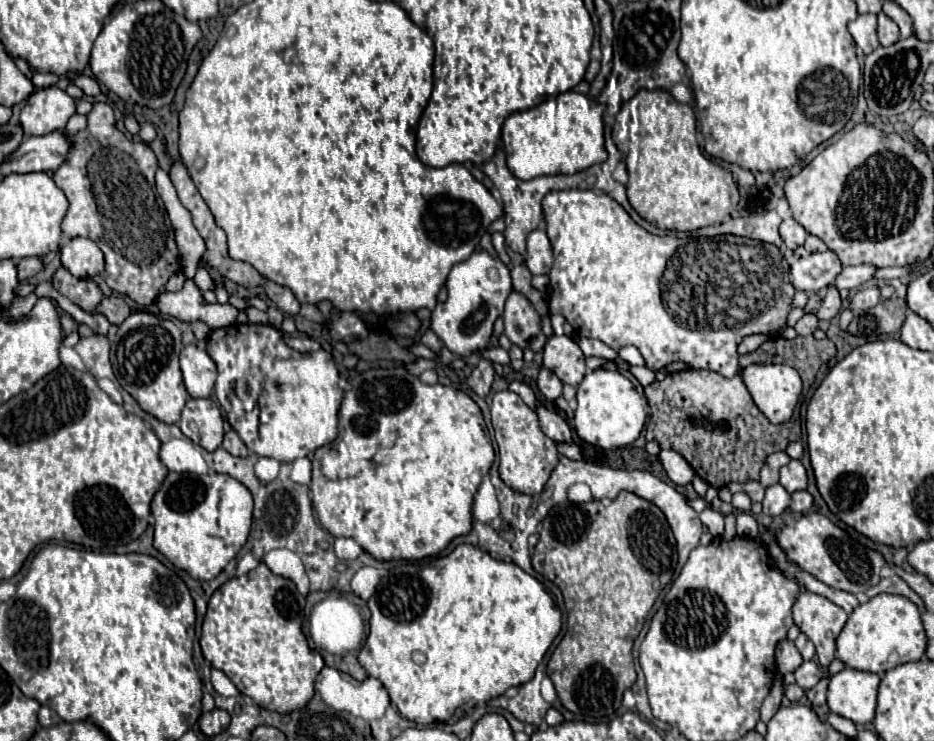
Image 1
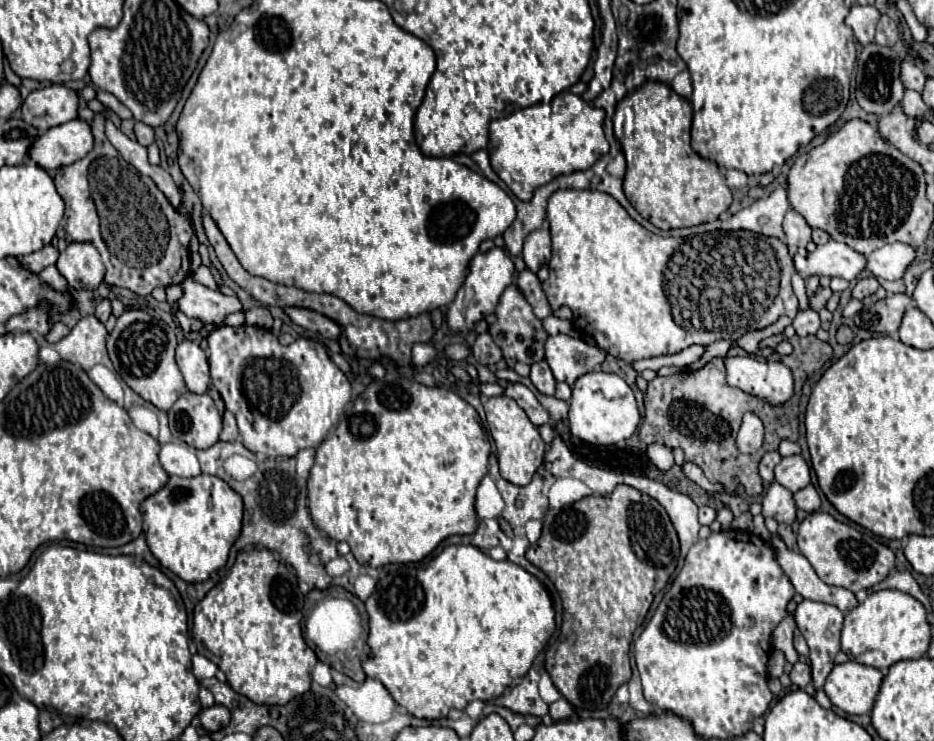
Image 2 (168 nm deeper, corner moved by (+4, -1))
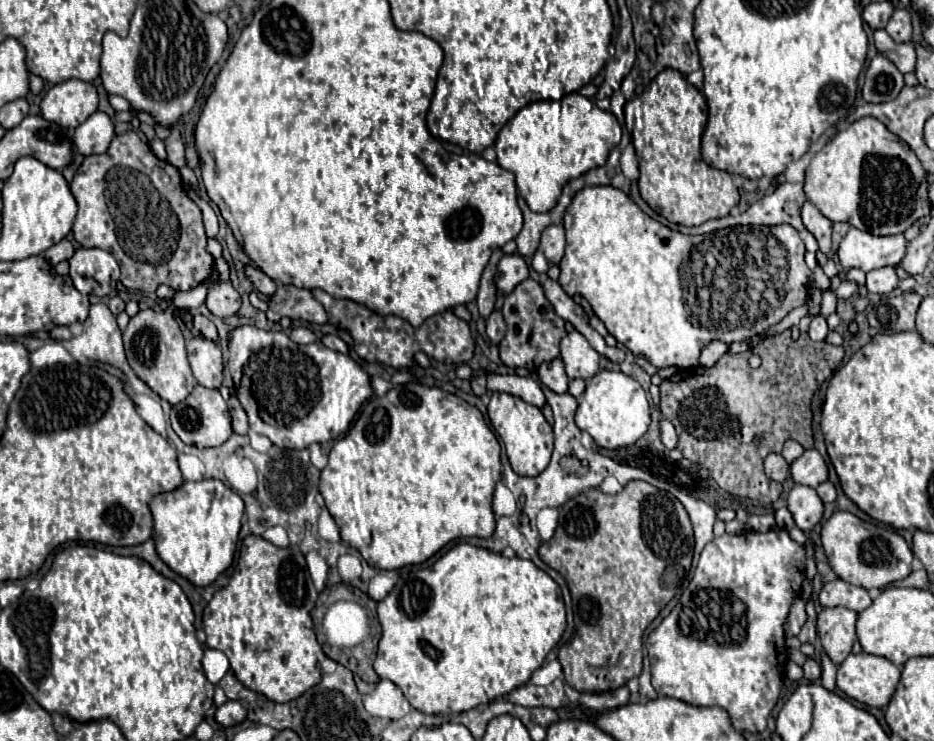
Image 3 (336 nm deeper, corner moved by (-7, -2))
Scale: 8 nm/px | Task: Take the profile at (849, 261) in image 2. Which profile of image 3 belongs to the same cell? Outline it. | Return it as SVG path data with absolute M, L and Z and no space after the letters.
M851 228L841 240L837 254L845 270L861 268L869 272L875 268L901 264L907 252L907 244L909 240L905 238L905 234L875 236L871 232Z

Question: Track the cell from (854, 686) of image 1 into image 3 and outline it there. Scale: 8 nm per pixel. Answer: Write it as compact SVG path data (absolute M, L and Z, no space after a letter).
M849 654L837 670L837 688L857 702L885 708L895 694L901 670L887 658Z

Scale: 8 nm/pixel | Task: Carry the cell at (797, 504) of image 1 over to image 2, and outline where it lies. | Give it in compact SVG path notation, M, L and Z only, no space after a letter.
M812 485L796 491L794 493L794 503L796 503L798 509L802 509L806 513L812 513L812 511L820 509L820 505L818 505L818 493L816 493L816 489Z

